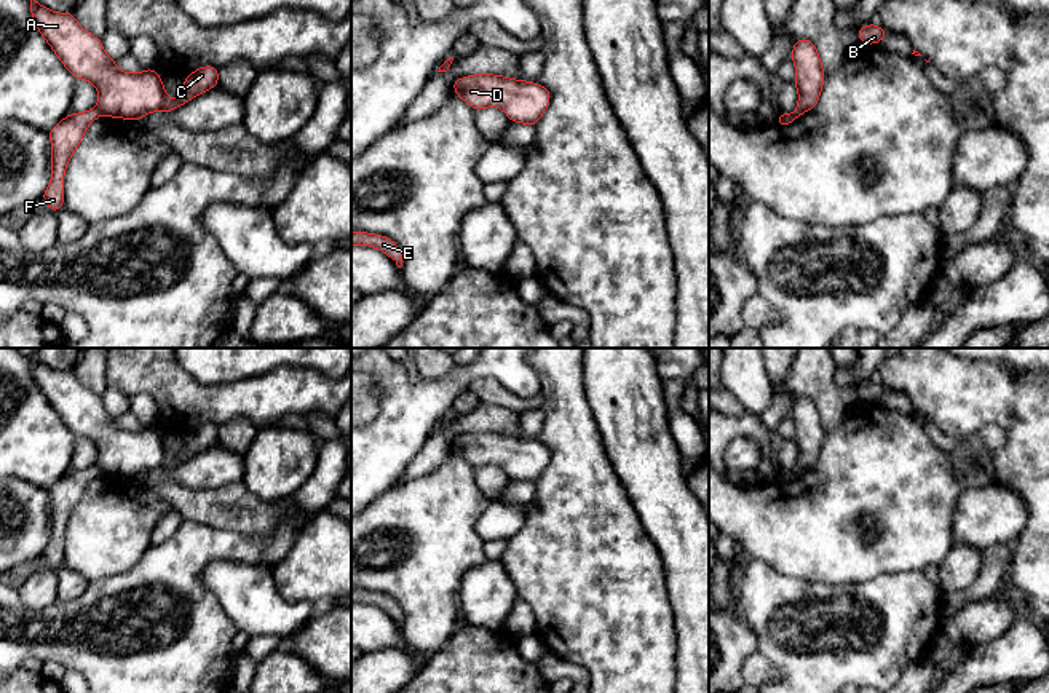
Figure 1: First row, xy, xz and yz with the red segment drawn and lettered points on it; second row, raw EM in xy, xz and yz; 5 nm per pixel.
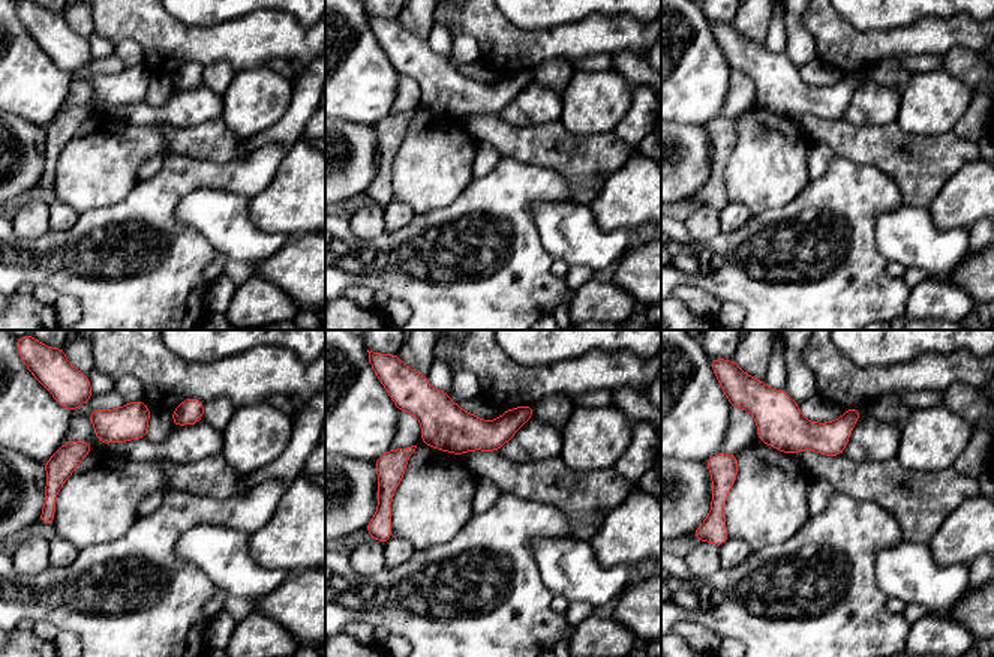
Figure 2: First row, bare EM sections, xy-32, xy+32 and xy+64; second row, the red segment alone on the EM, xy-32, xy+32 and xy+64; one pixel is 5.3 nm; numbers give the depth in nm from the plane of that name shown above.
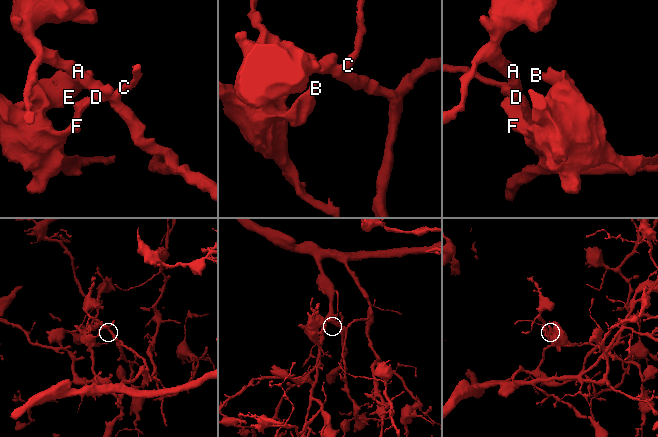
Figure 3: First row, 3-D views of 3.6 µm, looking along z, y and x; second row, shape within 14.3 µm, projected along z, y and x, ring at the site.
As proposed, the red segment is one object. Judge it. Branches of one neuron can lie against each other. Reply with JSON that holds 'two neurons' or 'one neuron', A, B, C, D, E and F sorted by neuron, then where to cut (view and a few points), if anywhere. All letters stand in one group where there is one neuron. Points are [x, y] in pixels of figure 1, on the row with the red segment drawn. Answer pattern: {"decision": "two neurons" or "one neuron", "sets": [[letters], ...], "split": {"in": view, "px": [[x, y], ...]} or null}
{"decision": "two neurons", "sets": [["A", "C", "D"], ["B", "E", "F"]], "split": {"in": "xy", "px": [[96, 106], [102, 114]]}}

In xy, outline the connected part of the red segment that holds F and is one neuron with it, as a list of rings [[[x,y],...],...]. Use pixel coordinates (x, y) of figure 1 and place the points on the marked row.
[[[94,107],[80,113],[69,113],[48,131],[51,141],[51,180],[42,195],[49,211],[59,212],[64,208],[64,174],[67,164],[78,148],[88,126],[102,115]]]

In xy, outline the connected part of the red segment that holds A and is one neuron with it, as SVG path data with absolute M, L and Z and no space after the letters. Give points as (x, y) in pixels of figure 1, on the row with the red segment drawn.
M30 0L30 16L51 46L54 54L61 59L62 65L77 78L91 81L97 93L97 109L102 115L110 118L123 118L139 121L144 115L164 110L171 113L180 105L185 105L193 97L209 91L214 86L219 86L219 67L216 65L203 65L193 70L190 75L184 77L184 89L174 99L168 99L168 93L164 89L163 80L158 72L150 67L137 73L121 72L117 69L117 61L109 57L101 38L85 30L78 21L75 19L72 11L57 13L51 11L46 6L40 5L35 0Z

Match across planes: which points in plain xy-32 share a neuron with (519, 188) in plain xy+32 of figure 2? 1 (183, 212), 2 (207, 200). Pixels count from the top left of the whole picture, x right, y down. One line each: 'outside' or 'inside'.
1: outside
2: outside

